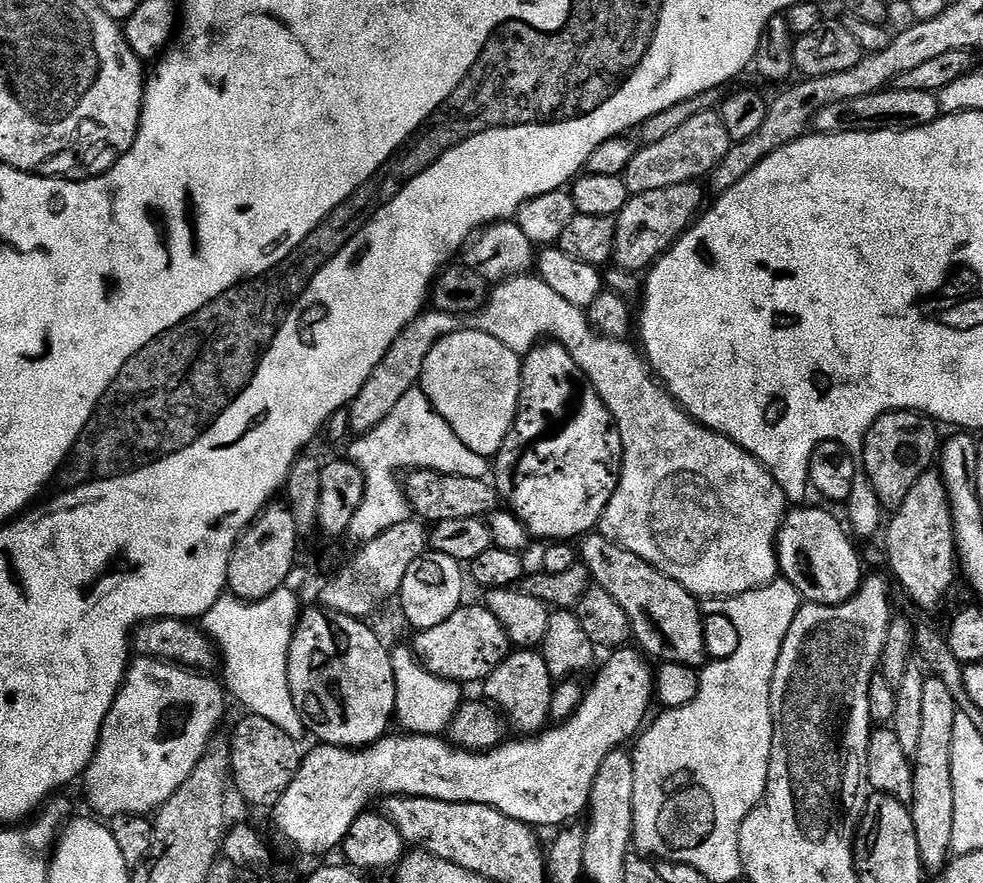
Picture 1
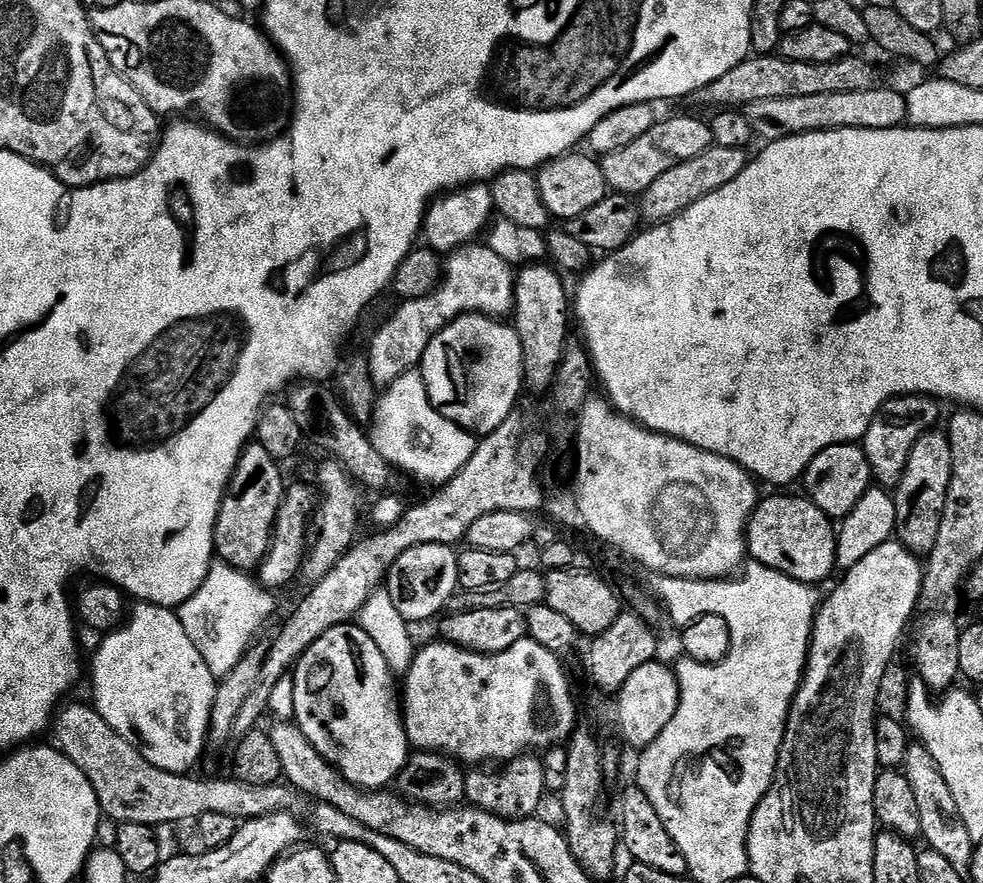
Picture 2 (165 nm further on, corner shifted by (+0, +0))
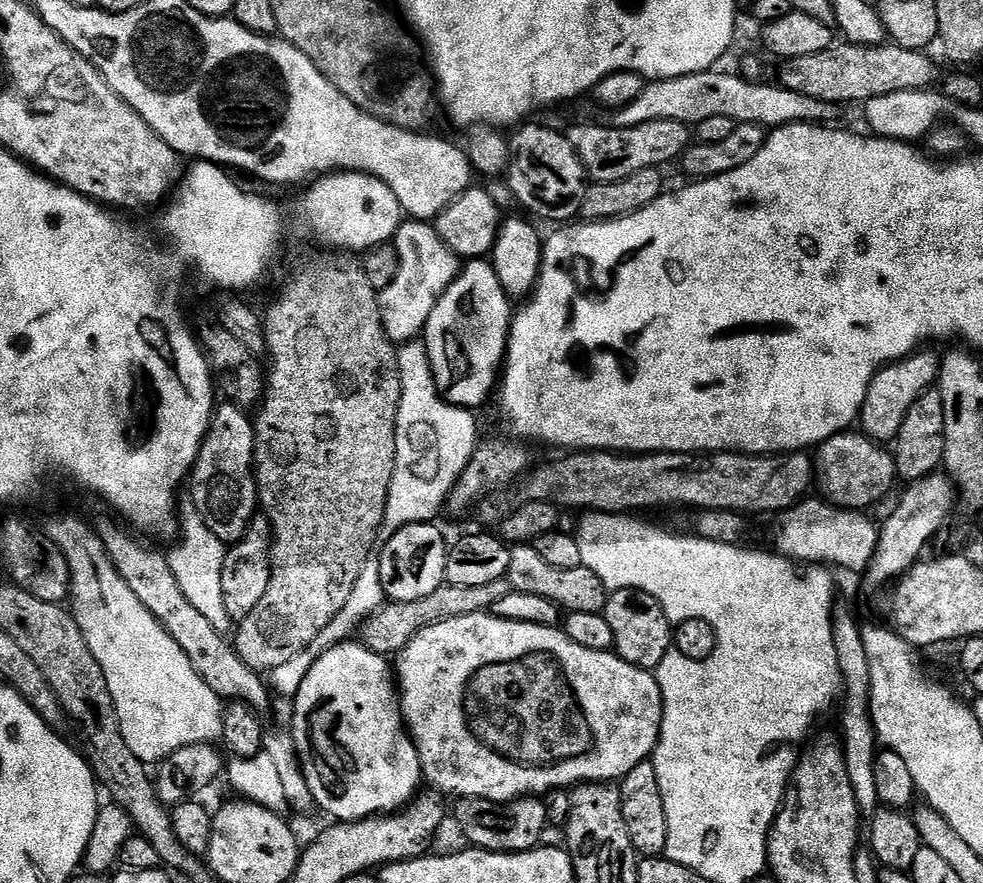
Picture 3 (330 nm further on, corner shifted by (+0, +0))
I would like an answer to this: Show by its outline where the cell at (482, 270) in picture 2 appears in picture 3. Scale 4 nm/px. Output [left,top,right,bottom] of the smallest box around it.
[378,219,462,346]

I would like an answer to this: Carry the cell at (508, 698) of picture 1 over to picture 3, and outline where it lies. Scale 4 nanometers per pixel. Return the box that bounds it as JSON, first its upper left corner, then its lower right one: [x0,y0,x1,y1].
[456,795,550,852]

